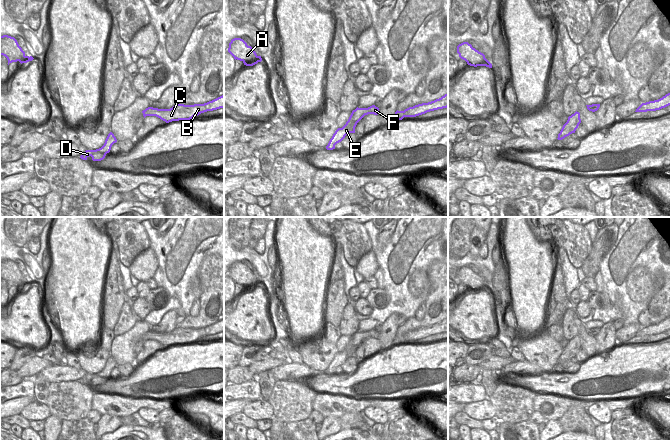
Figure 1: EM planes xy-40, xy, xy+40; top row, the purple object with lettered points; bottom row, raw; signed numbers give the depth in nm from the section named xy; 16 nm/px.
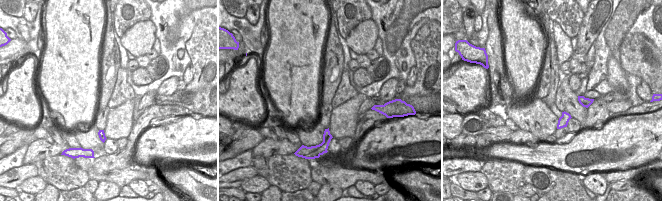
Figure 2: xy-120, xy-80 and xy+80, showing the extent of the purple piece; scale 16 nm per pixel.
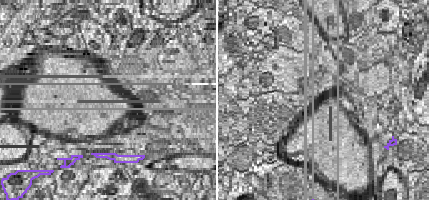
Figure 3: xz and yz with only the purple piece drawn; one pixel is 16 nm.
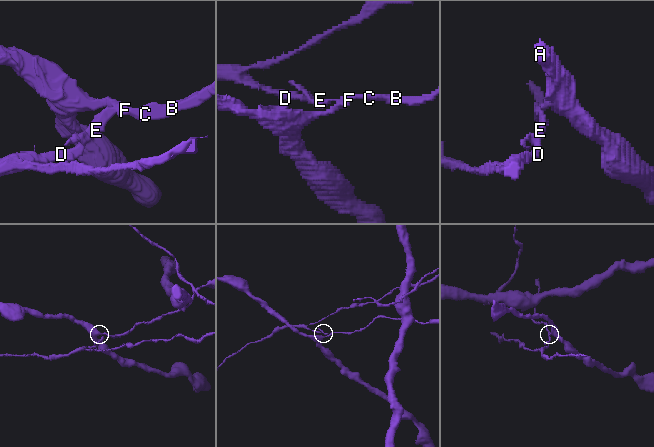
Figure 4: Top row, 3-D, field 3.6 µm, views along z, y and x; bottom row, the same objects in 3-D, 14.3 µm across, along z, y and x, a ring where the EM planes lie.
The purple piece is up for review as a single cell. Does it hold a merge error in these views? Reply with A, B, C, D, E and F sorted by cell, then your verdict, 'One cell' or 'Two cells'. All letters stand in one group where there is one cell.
Groups: A / B C D E F. Two cells

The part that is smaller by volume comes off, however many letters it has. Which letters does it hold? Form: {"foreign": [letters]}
{"foreign": ["B", "C", "D", "E", "F"]}

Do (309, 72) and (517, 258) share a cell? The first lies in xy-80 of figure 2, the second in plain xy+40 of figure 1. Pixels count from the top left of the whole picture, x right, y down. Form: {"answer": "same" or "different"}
{"answer": "same"}

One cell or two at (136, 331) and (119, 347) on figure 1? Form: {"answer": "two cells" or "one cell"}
{"answer": "one cell"}

